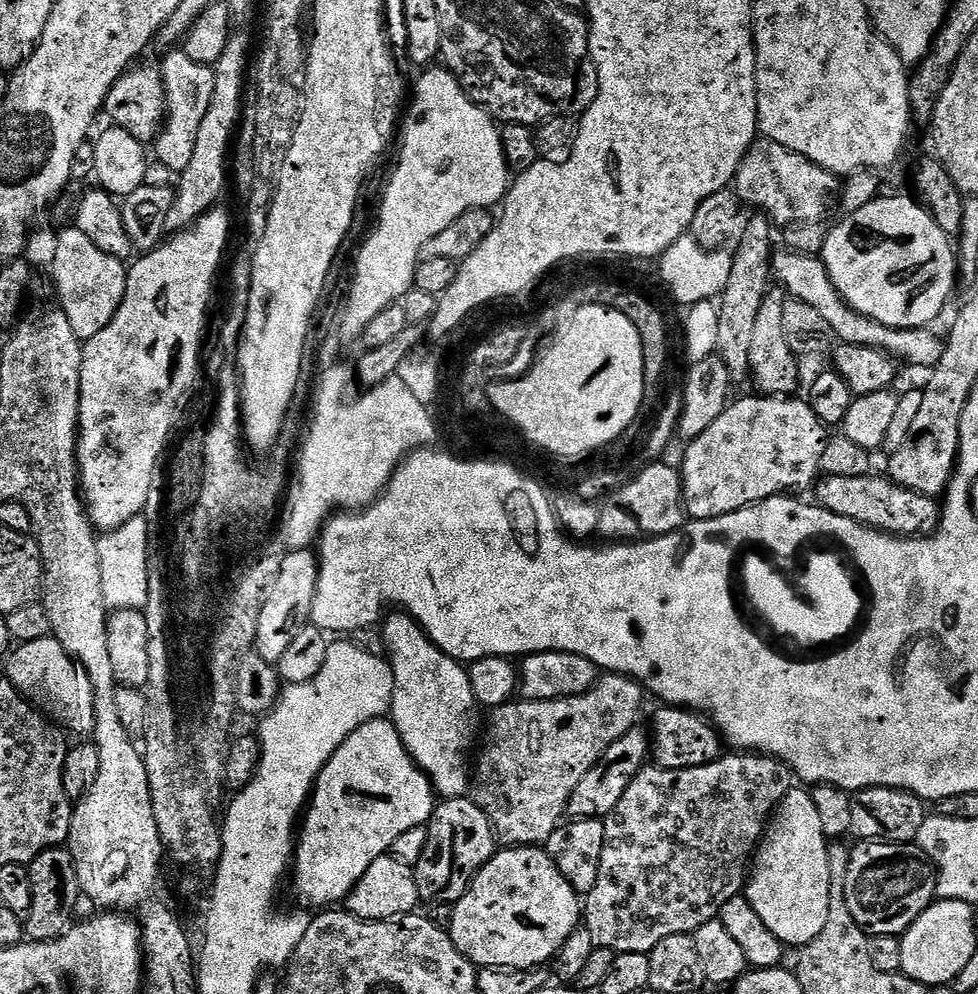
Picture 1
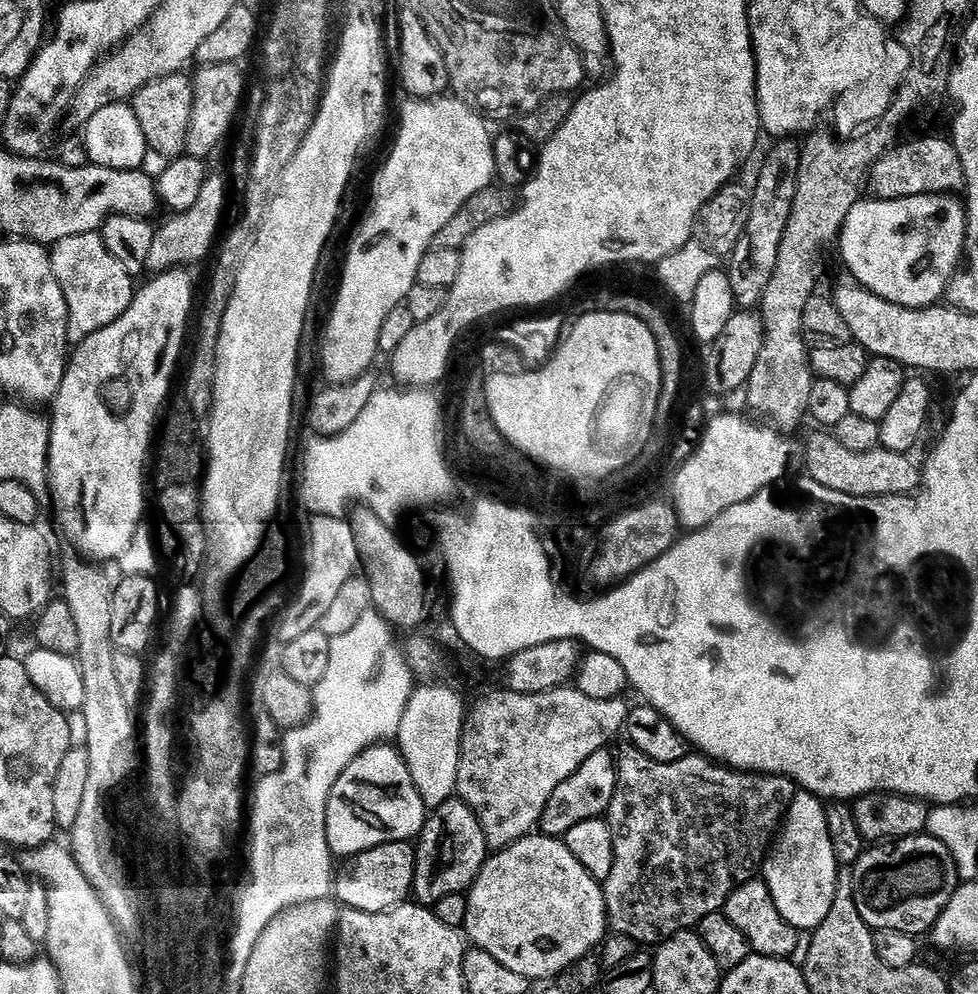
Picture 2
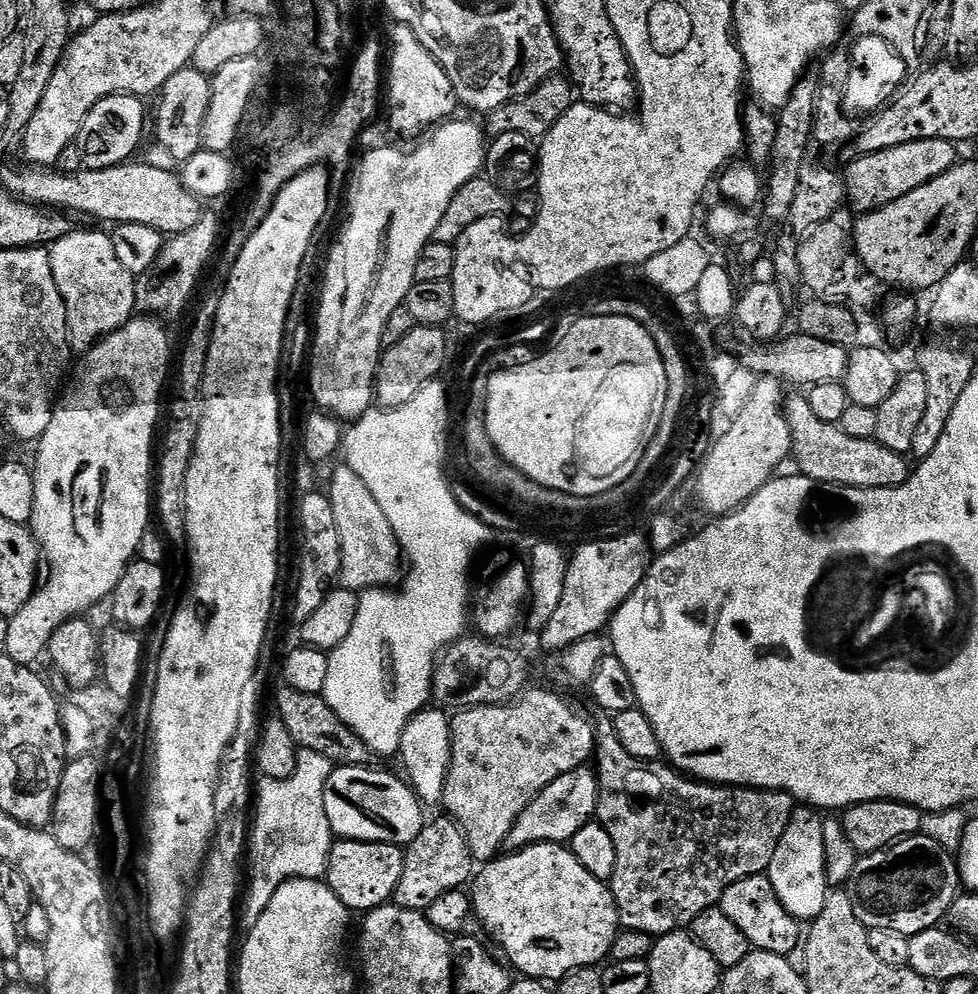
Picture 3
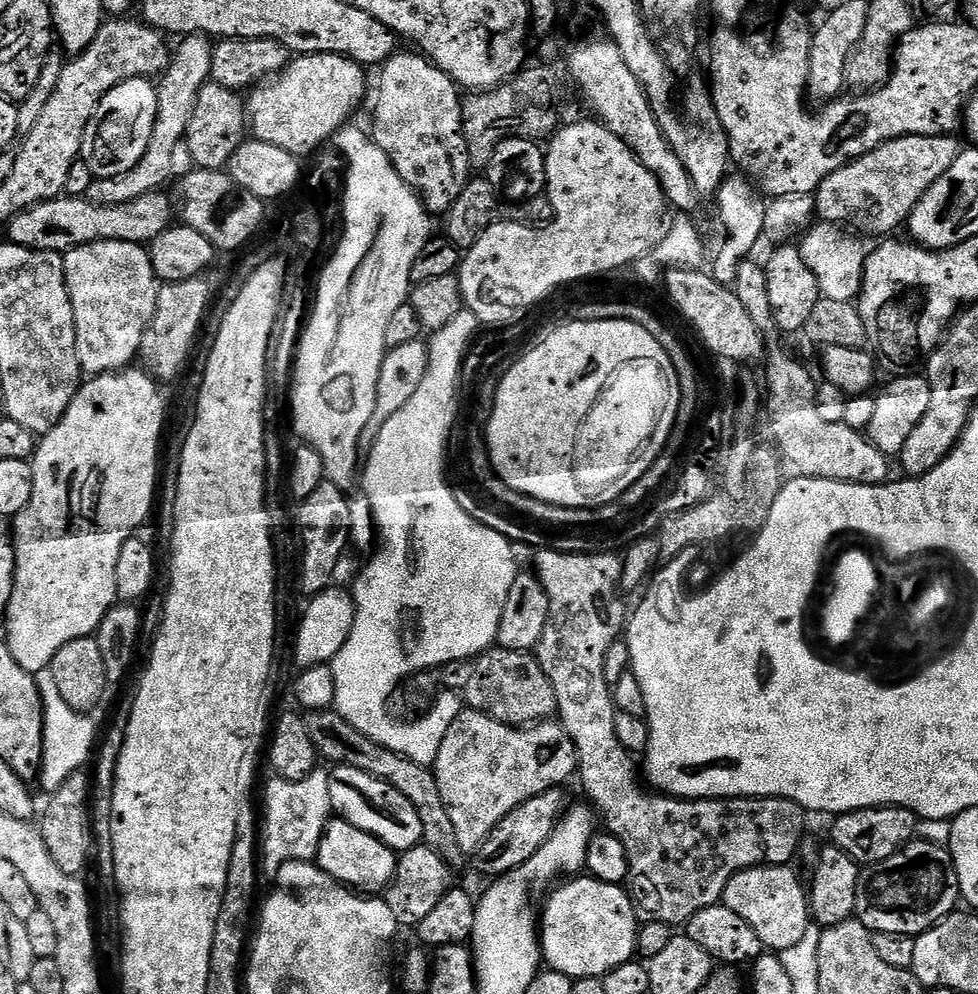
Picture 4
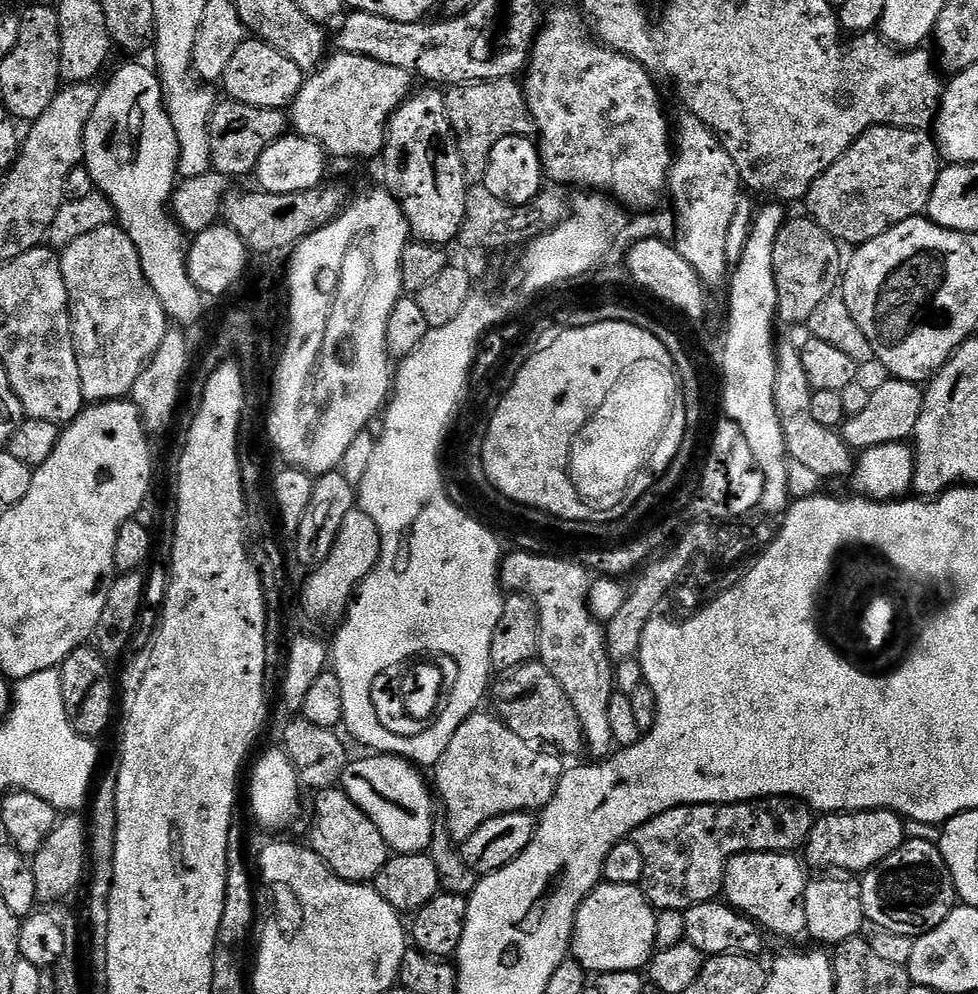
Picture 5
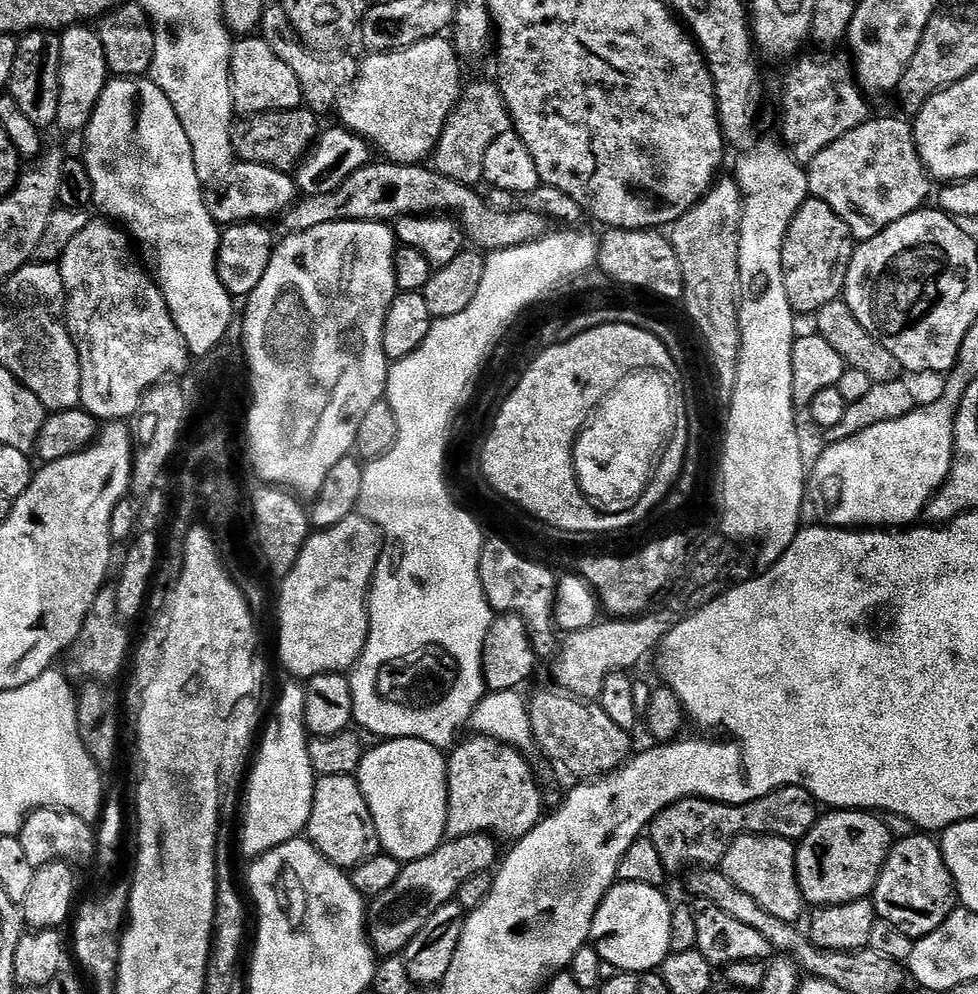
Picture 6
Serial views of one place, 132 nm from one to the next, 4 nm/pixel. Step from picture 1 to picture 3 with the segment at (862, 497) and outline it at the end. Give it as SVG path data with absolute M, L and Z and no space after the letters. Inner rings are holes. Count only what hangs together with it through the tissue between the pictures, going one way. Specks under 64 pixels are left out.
M789 395L784 402L784 417L790 426L790 434L792 435L794 464L796 460L797 466L800 467L797 469L818 484L826 484L838 488L897 488L902 486L909 478L910 464L901 453L894 450L886 450L886 446L879 444L876 439L850 438L850 434L842 434L839 424L822 422L822 418L817 418L814 415L814 410L810 410L810 402L807 395Z

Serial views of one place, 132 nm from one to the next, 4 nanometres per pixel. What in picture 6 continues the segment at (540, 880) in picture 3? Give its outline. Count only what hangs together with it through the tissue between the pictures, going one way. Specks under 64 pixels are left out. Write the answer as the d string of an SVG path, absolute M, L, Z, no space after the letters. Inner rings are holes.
M613 884L596 921L592 924L591 943L598 950L604 962L622 972L645 974L661 967L672 952L670 946L670 922L672 921L673 901L663 896L663 891L645 884Z

